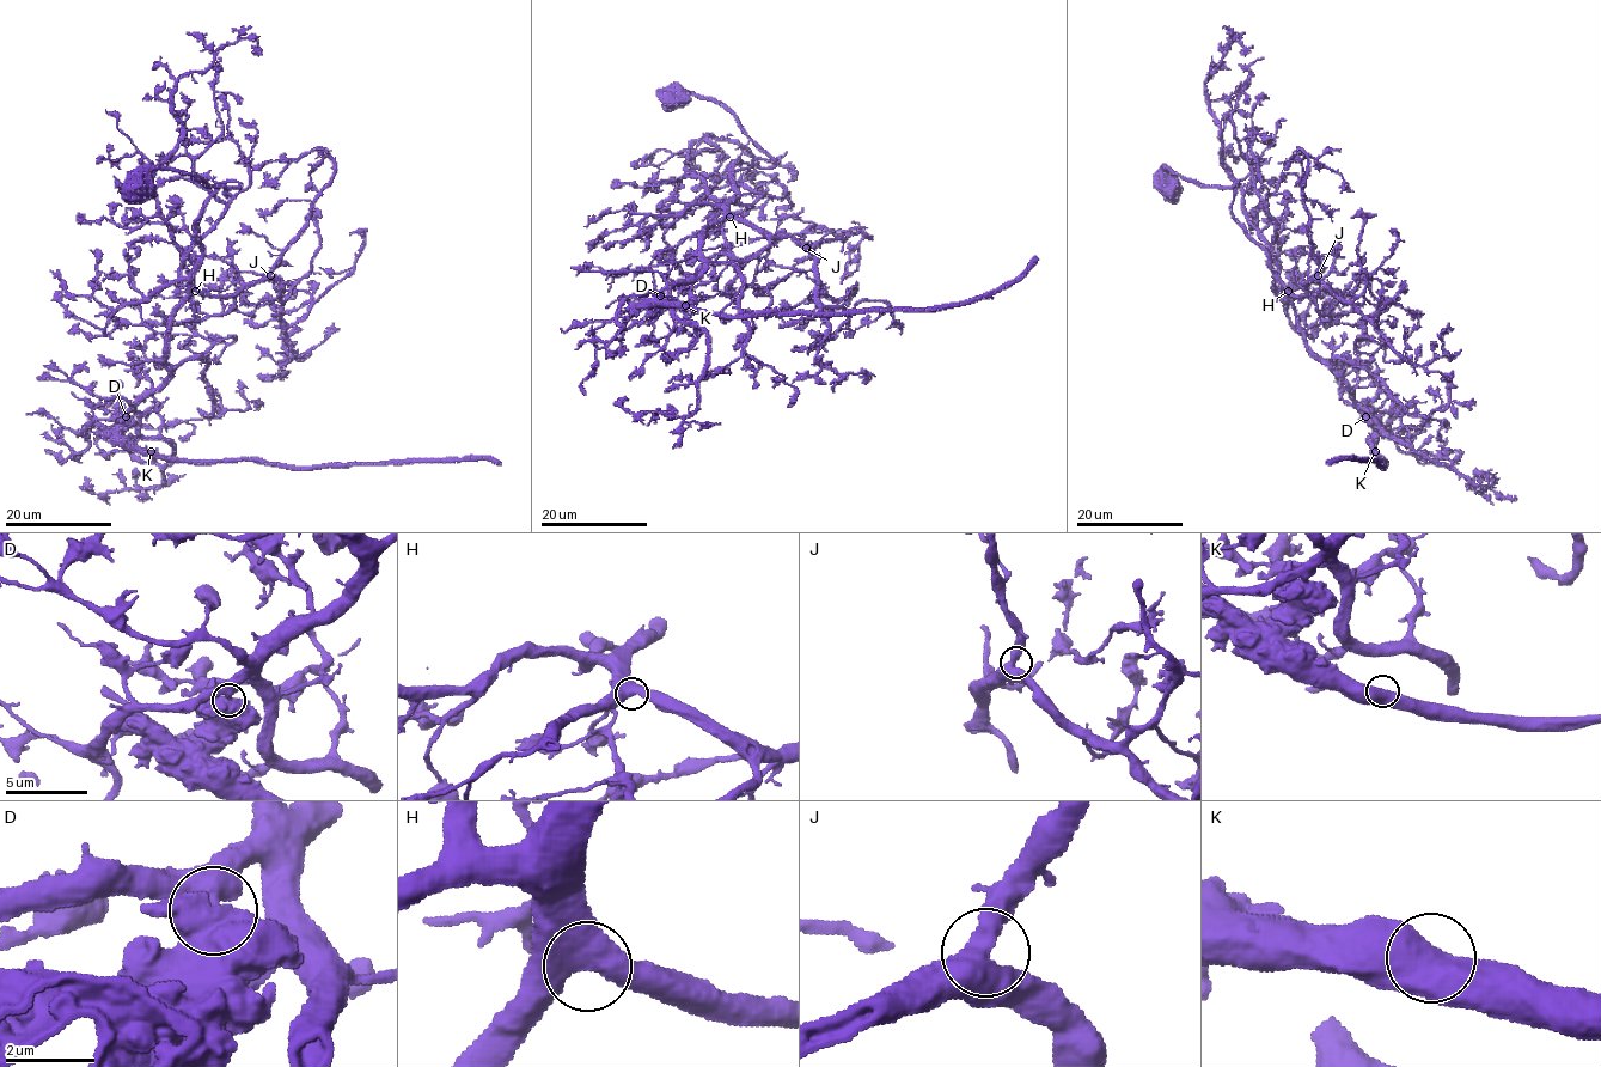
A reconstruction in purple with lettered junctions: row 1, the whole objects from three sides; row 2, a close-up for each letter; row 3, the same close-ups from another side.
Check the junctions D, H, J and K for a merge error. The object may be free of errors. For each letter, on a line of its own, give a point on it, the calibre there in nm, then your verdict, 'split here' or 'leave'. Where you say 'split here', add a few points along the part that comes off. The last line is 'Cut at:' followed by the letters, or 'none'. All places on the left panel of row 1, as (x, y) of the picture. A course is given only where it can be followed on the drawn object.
D: at (126, 416); 650 nm thick; split here; foreign part runs (126, 418), (120, 434), (128, 443), (154, 455), (188, 459), (261, 459), (329, 467), (495, 459), (501, 464)
H: at (195, 291); 600 nm thick; leave
J: at (270, 275); 550 nm thick; leave
K: at (151, 451); 650 nm thick; leave
Cut at: D

